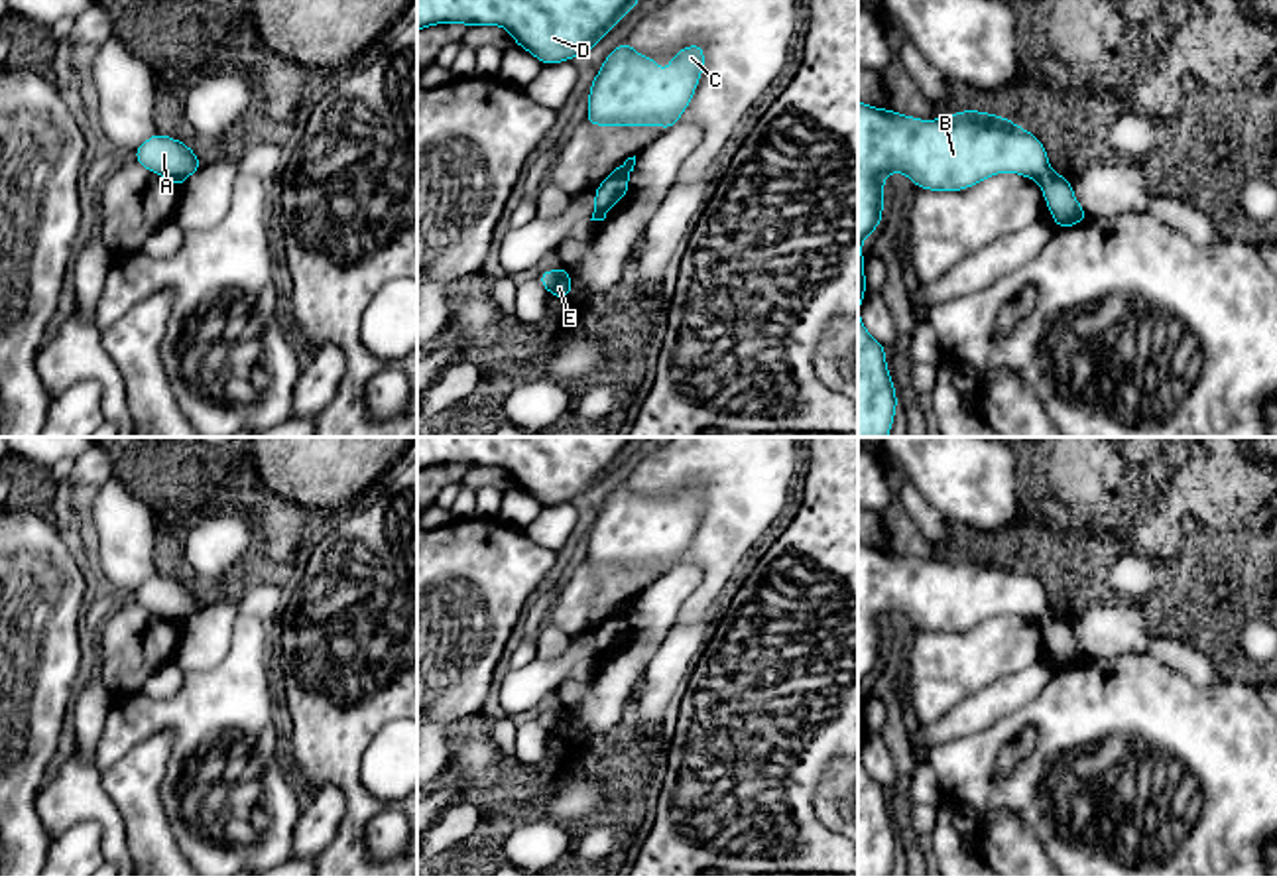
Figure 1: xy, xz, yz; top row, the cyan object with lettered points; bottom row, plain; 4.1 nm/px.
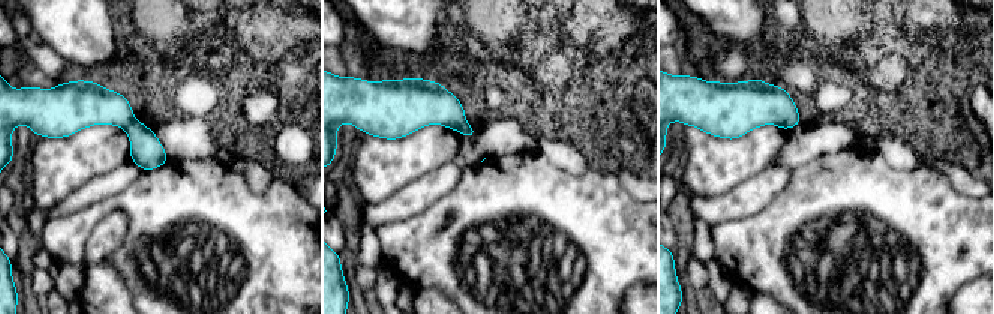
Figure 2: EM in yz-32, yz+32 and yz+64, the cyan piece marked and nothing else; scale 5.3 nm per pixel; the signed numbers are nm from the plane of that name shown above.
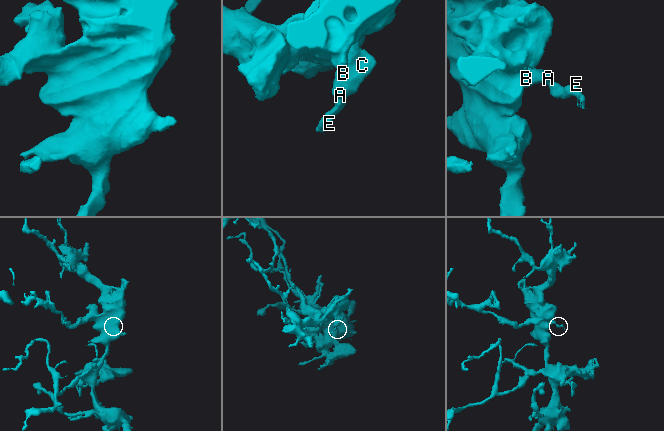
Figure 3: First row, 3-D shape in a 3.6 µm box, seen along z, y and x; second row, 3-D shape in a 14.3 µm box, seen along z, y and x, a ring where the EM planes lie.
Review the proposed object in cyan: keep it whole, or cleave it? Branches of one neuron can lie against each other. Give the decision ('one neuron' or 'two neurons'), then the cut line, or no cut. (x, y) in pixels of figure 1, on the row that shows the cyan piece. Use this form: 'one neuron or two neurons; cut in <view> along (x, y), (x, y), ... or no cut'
two neurons; cut in xz along (626, 178), (608, 180)

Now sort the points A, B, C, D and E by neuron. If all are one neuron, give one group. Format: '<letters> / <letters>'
A B C D / E

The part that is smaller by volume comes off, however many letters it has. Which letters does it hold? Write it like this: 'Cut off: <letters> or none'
Cut off: E

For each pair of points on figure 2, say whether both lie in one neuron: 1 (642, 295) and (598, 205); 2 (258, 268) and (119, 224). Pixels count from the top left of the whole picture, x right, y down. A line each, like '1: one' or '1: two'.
1: two
2: one

